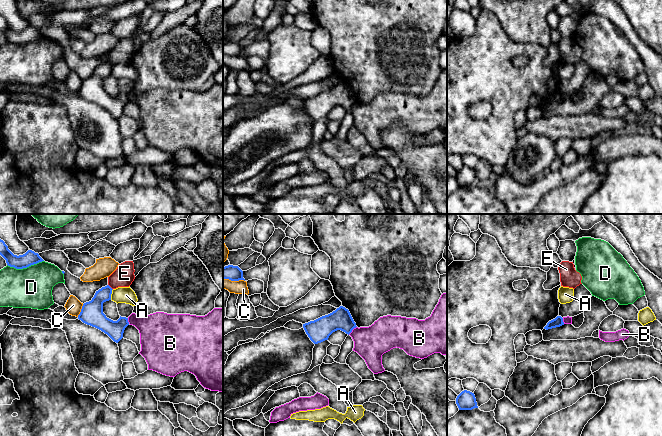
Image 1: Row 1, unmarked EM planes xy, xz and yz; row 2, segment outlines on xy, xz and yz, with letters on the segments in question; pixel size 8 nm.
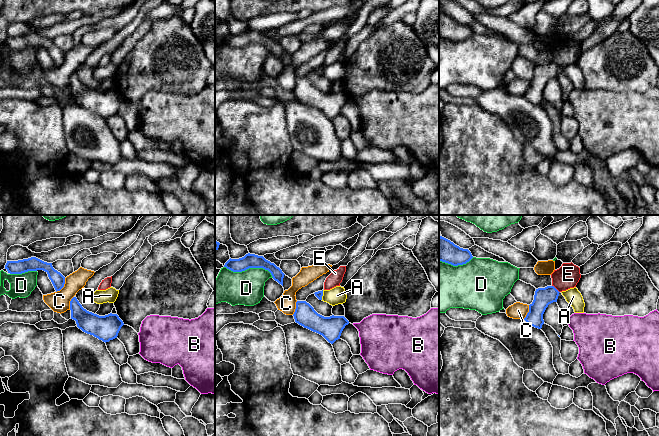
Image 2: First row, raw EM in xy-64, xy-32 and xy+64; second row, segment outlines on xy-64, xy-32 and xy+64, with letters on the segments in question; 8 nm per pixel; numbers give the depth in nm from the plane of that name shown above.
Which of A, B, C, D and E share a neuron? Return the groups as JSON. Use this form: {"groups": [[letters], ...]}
{"groups": [["A"], ["B"], ["C"], ["D"], ["E"]]}

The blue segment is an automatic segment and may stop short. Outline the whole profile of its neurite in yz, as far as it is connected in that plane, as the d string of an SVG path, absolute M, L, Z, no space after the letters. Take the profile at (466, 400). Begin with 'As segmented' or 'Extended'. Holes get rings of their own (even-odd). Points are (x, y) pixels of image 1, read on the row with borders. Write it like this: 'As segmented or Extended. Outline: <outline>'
As segmented. Outline: M464 390L456 398L459 410L472 410L478 408L474 393Z

